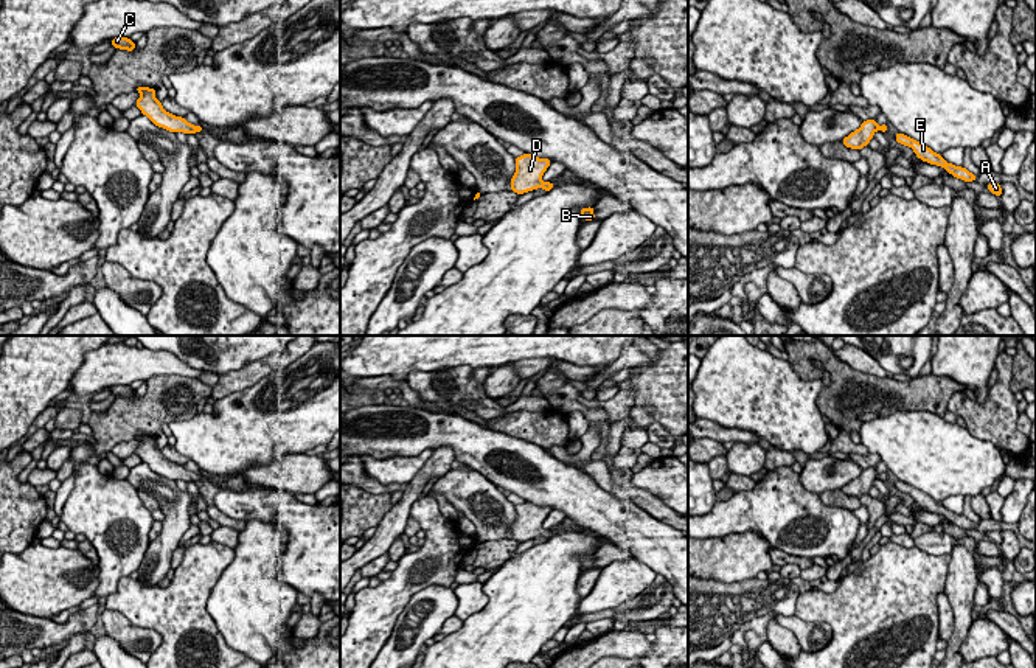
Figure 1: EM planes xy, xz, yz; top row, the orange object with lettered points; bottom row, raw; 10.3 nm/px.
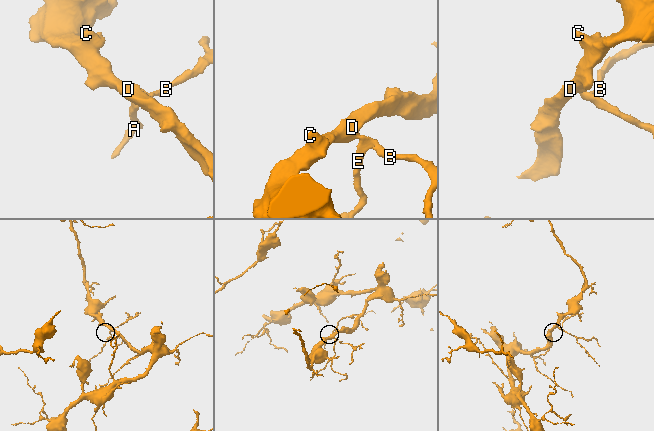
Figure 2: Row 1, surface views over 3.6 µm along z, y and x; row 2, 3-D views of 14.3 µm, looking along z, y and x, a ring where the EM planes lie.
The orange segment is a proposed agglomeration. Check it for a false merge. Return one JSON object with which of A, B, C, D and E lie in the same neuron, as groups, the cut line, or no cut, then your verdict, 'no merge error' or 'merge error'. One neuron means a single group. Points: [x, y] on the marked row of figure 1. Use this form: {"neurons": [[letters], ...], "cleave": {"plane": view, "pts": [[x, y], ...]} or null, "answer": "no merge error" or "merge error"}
{"neurons": [["A", "B", "C", "D", "E"]], "cleave": null, "answer": "no merge error"}

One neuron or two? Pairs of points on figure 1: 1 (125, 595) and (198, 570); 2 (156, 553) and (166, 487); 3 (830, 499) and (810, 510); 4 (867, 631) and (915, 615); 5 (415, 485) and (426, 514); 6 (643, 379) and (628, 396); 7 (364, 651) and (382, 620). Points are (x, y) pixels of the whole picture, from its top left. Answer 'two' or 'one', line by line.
1: one
2: one
3: two
4: one
5: two
6: two
7: one

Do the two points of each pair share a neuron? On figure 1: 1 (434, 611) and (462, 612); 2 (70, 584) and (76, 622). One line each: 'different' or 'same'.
1: different
2: different

